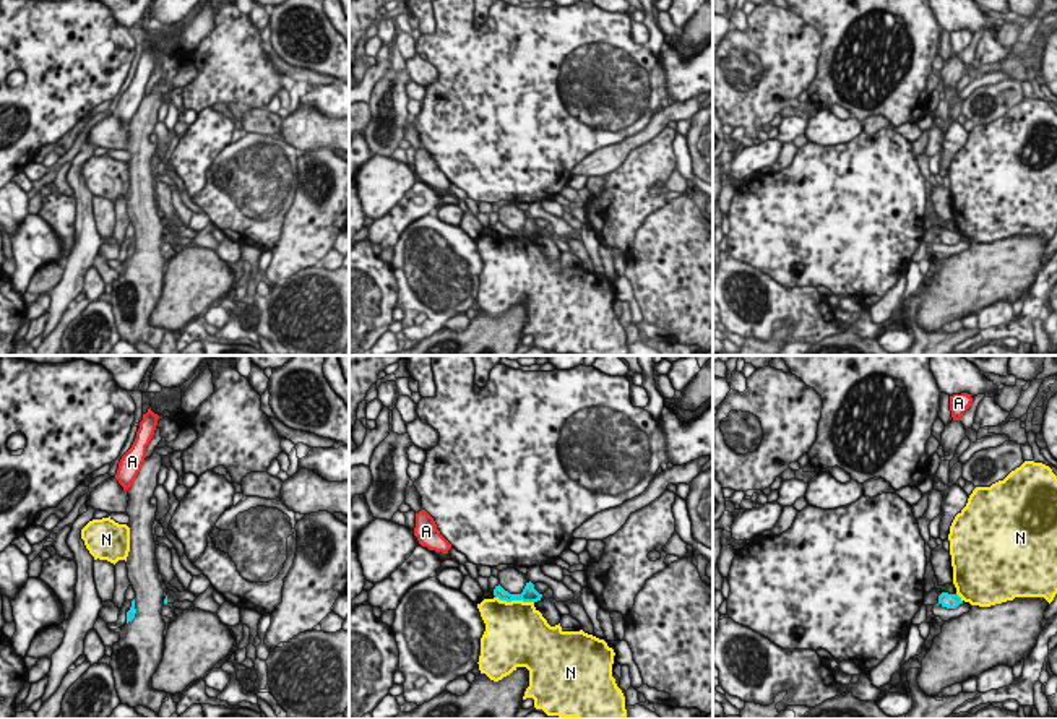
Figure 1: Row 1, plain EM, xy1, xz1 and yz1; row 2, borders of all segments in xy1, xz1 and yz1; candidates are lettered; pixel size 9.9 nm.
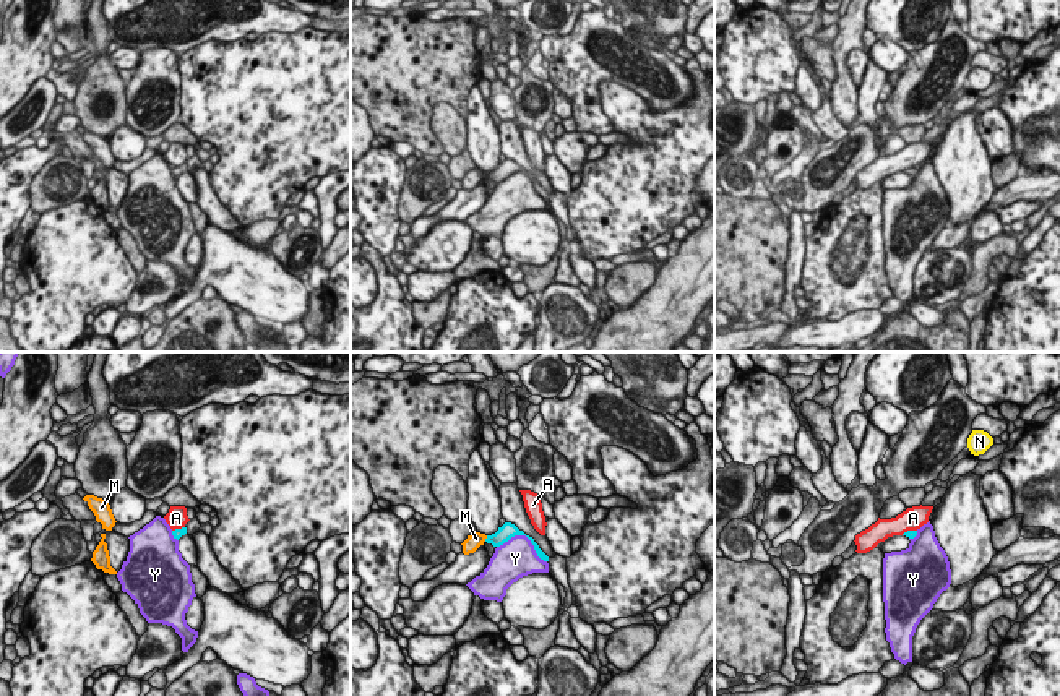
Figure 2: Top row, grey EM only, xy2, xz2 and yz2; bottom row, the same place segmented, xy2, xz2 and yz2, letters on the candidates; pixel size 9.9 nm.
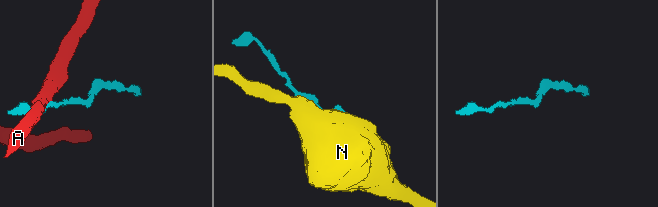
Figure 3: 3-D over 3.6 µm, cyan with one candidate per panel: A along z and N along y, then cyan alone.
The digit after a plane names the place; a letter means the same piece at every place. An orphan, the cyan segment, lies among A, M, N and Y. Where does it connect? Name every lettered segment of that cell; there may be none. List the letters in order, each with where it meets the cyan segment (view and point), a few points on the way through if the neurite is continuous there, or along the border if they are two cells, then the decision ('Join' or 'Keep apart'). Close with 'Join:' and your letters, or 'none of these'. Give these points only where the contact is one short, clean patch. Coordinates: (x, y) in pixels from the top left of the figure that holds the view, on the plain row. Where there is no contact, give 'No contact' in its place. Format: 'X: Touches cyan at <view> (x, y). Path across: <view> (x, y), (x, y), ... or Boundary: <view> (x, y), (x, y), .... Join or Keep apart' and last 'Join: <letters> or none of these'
A: Touches cyan at yz2 (908, 167). Keep apart
M: Touches cyan at xz2 (486, 176). Path across: xz2 (507, 167), (497, 176), (486, 176), (476, 176). Join
N: Touches cyan at xz1 (515, 236). Boundary: xz1 (496, 232), (505, 237), (533, 239). Keep apart
Y: Touches cyan at xz2 (525, 171). Keep apart
Join: M.

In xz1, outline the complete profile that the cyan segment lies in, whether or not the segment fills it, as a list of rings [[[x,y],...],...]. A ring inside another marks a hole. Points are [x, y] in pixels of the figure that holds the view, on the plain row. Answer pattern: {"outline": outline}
{"outline": [[[529,217],[526,219],[524,226],[521,230],[510,230],[508,227],[505,227],[500,221],[495,222],[494,226],[494,232],[498,234],[500,237],[507,237],[507,239],[511,239],[511,237],[523,237],[523,239],[537,239],[541,237],[542,230],[539,230],[536,226],[534,226],[534,221]]]}

